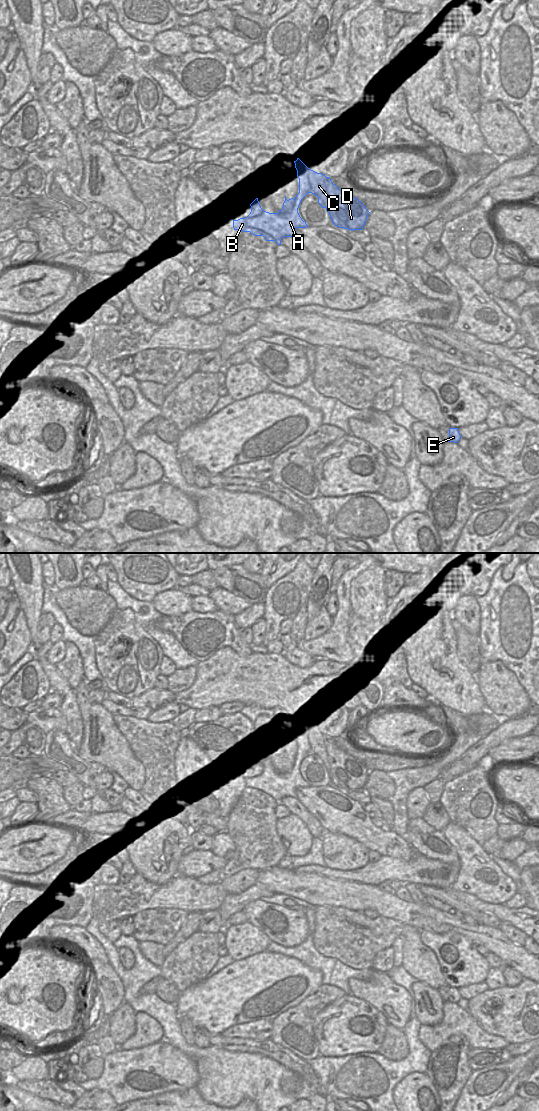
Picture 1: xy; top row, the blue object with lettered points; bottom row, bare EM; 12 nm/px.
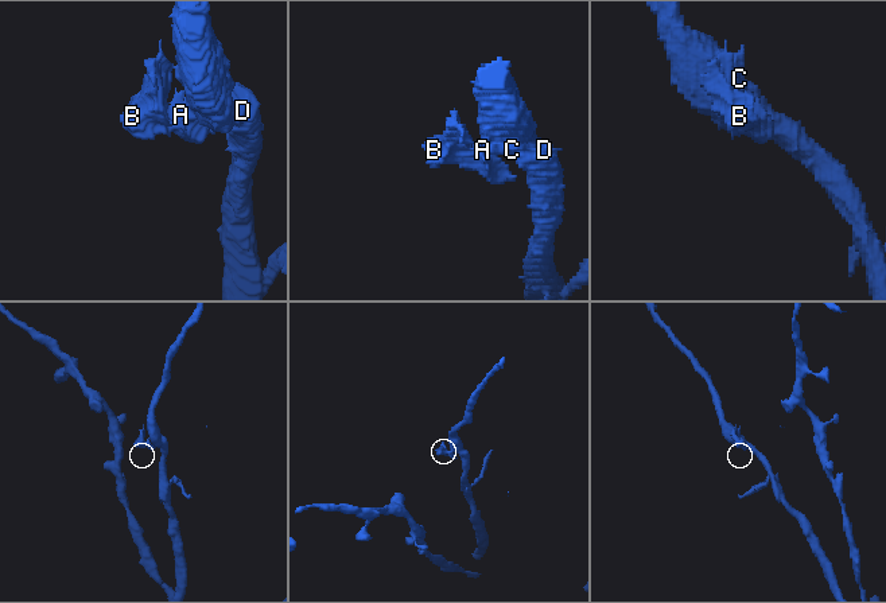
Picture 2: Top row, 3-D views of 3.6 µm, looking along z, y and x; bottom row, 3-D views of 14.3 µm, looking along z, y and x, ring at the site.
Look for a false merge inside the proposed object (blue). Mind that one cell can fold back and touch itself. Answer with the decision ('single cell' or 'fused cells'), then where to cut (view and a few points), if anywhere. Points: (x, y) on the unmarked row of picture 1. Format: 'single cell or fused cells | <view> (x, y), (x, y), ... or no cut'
single cell | no cut

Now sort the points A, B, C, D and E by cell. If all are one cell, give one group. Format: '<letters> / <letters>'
A B C D E

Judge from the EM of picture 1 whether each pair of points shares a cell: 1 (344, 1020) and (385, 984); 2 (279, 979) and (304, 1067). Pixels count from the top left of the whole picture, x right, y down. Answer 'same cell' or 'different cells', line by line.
1: different cells
2: different cells

